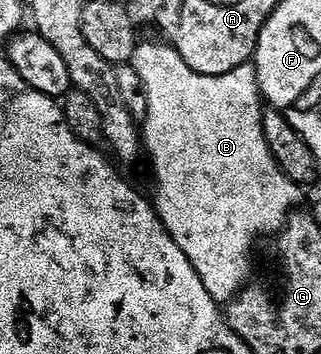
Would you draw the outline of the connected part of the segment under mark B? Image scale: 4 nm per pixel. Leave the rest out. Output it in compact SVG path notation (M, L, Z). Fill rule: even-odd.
M159 42L159 44L135 43L134 52L128 62L136 70L136 74L140 74L140 82L144 82L146 119L141 121L140 135L145 155L147 157L150 155L150 168L154 171L155 192L154 196L152 195L152 203L158 213L158 218L162 221L162 225L166 227L166 233L176 242L176 246L180 246L180 250L184 250L188 262L192 262L192 270L196 270L200 282L204 282L204 290L208 290L208 294L214 301L228 302L241 290L242 285L246 283L251 275L250 247L253 246L254 239L257 236L267 235L266 237L269 237L282 227L282 223L295 207L294 199L297 198L298 192L300 192L299 185L286 177L284 170L280 170L276 158L268 150L268 142L264 138L264 130L262 129L264 108L260 103L258 82L254 79L253 67L249 63L244 63L229 69L224 74L216 74L215 76L212 74L200 74L196 70L189 68L184 62L184 58L180 58L180 54L176 54L176 50L165 42Z

